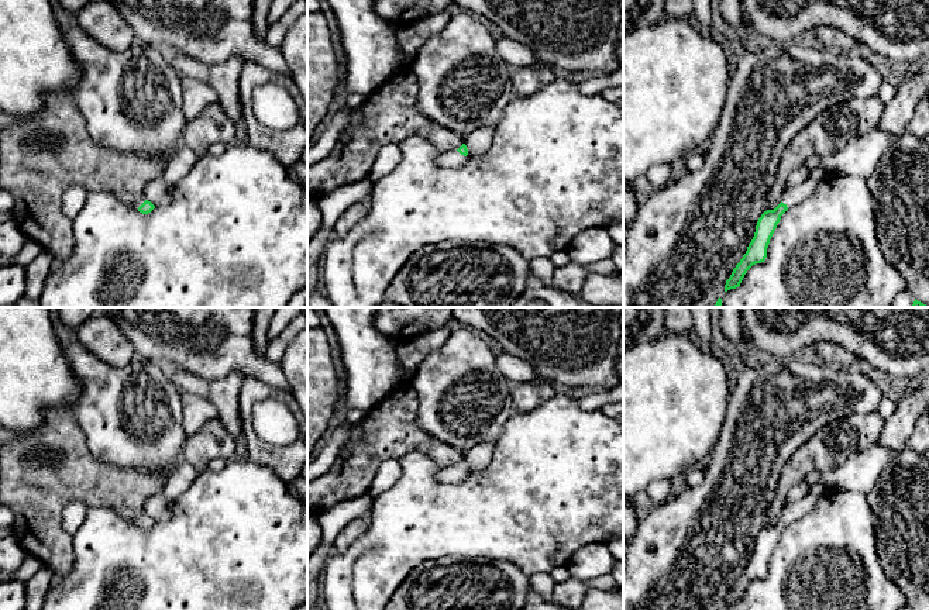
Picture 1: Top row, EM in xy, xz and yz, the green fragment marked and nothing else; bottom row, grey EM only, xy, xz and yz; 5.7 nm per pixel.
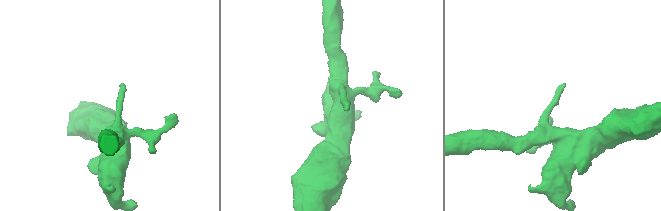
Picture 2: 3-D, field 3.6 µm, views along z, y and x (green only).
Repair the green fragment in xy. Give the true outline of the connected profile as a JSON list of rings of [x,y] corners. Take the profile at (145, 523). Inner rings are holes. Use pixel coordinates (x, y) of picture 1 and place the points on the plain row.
[[[113,509],[113,510],[123,518],[133,521],[142,530],[148,530],[155,524],[155,521],[145,514],[144,509]]]

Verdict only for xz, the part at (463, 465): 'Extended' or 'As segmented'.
Extended

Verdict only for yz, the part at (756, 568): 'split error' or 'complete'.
split error

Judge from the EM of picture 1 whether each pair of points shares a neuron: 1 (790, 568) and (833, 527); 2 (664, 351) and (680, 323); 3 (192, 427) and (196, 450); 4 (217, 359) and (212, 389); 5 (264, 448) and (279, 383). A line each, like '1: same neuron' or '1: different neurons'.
1: same neuron
2: different neurons
3: different neurons
4: different neurons
5: different neurons

